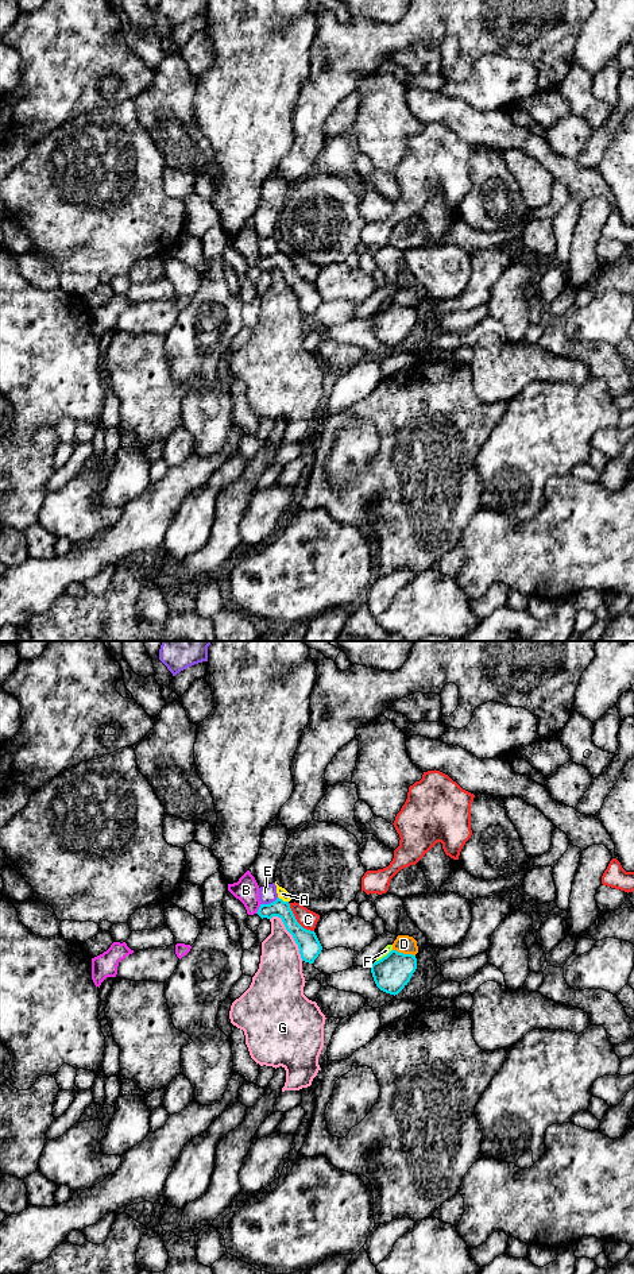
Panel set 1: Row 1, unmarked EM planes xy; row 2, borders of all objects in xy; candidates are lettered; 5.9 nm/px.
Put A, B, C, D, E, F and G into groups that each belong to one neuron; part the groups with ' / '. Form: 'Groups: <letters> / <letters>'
Groups: A / B / C / D / E / F / G

